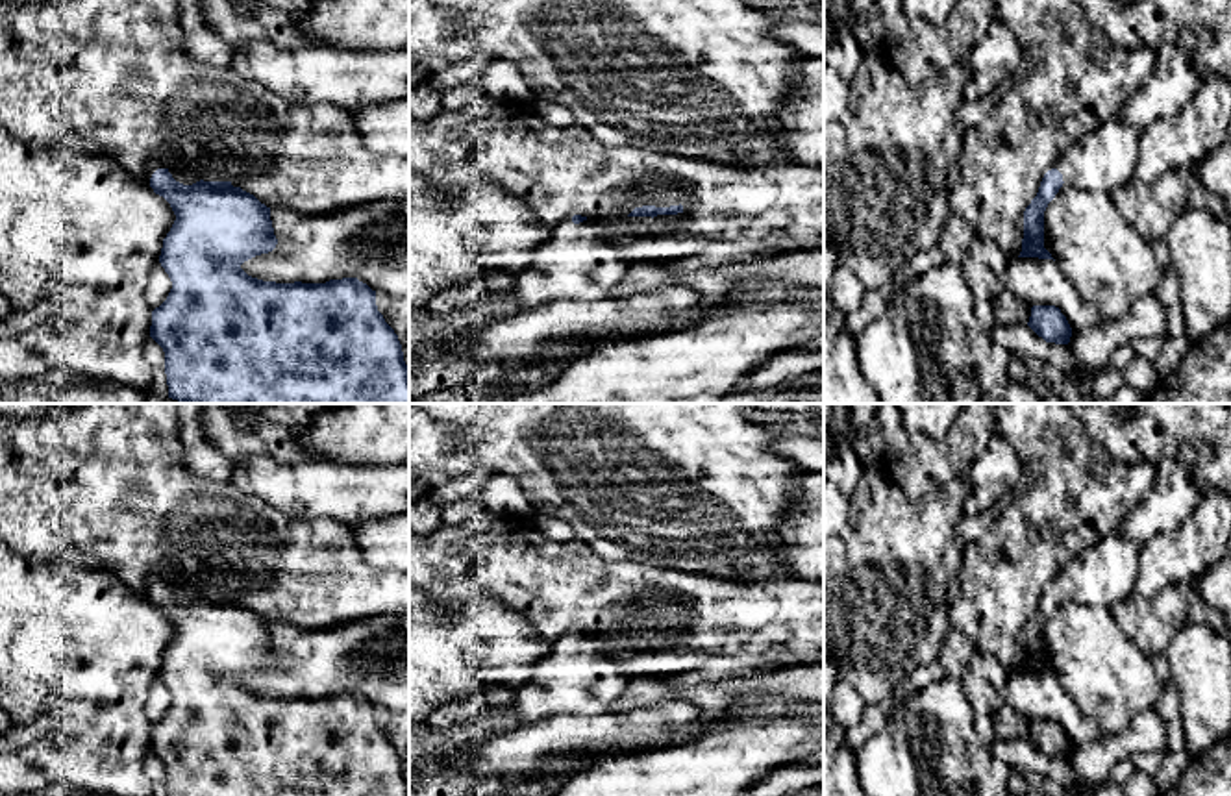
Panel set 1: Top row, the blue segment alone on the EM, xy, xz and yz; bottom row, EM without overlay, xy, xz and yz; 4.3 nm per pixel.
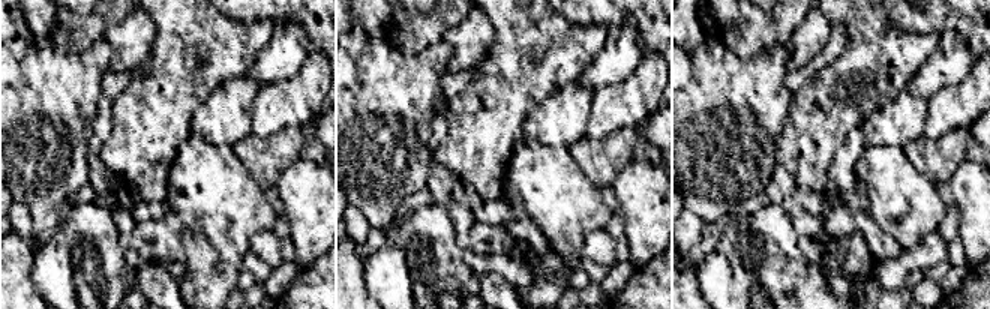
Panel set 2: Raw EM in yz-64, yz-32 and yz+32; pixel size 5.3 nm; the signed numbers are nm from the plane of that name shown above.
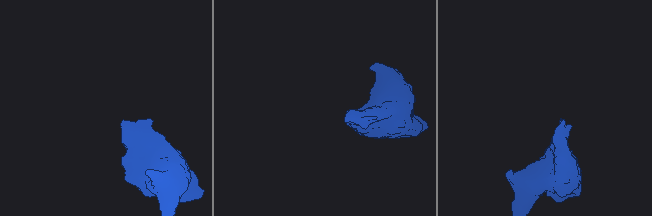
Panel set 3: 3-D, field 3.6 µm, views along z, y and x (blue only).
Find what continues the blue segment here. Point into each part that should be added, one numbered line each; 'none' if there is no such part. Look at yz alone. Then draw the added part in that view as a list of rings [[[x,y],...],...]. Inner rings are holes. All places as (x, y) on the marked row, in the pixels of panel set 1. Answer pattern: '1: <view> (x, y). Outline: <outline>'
1: yz (1104, 160). Outline: [[[1109,118],[1061,152],[1063,181],[1081,191],[1105,191],[1135,178],[1140,130]]]

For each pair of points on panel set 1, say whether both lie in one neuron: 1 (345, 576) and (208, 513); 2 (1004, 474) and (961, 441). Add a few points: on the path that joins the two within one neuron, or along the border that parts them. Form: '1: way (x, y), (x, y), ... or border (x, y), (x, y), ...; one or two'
1: way (311, 559), (285, 541), (241, 522); one
2: border (996, 432), (961, 476); two

